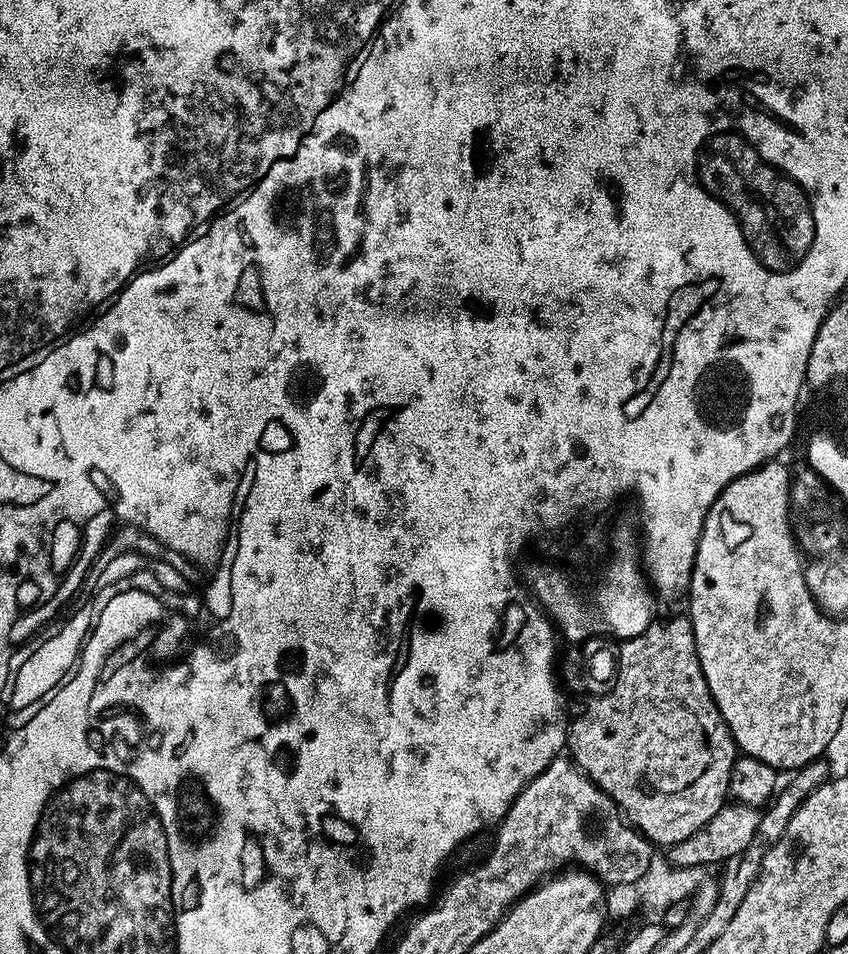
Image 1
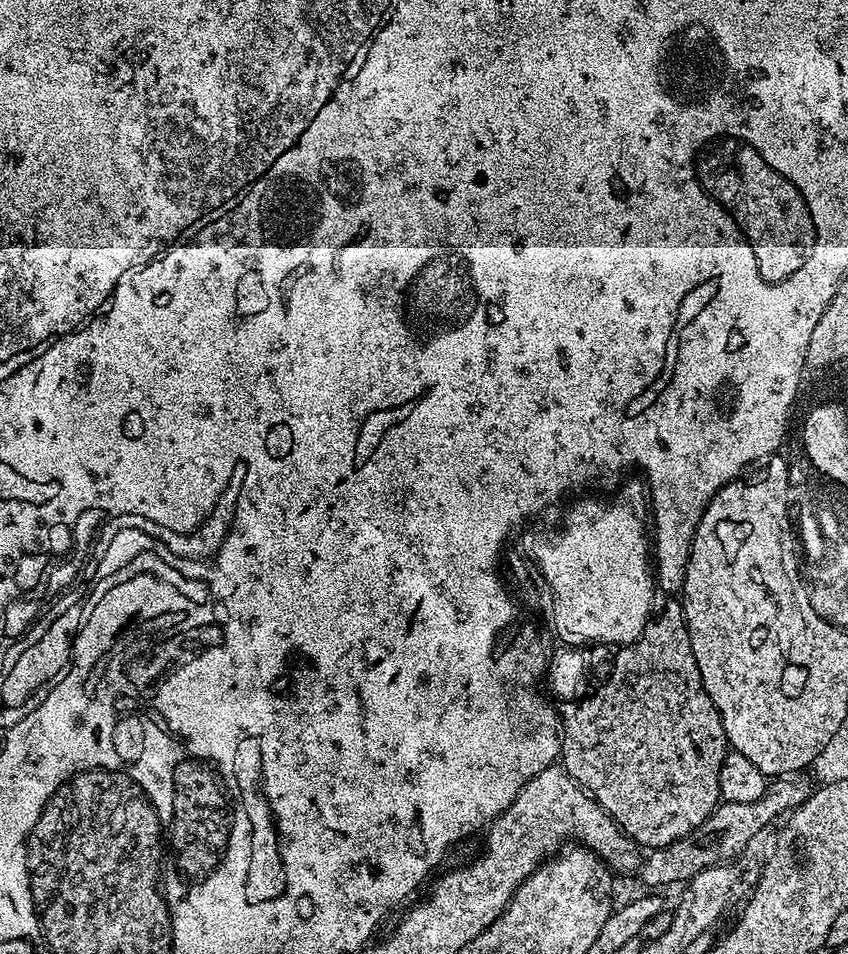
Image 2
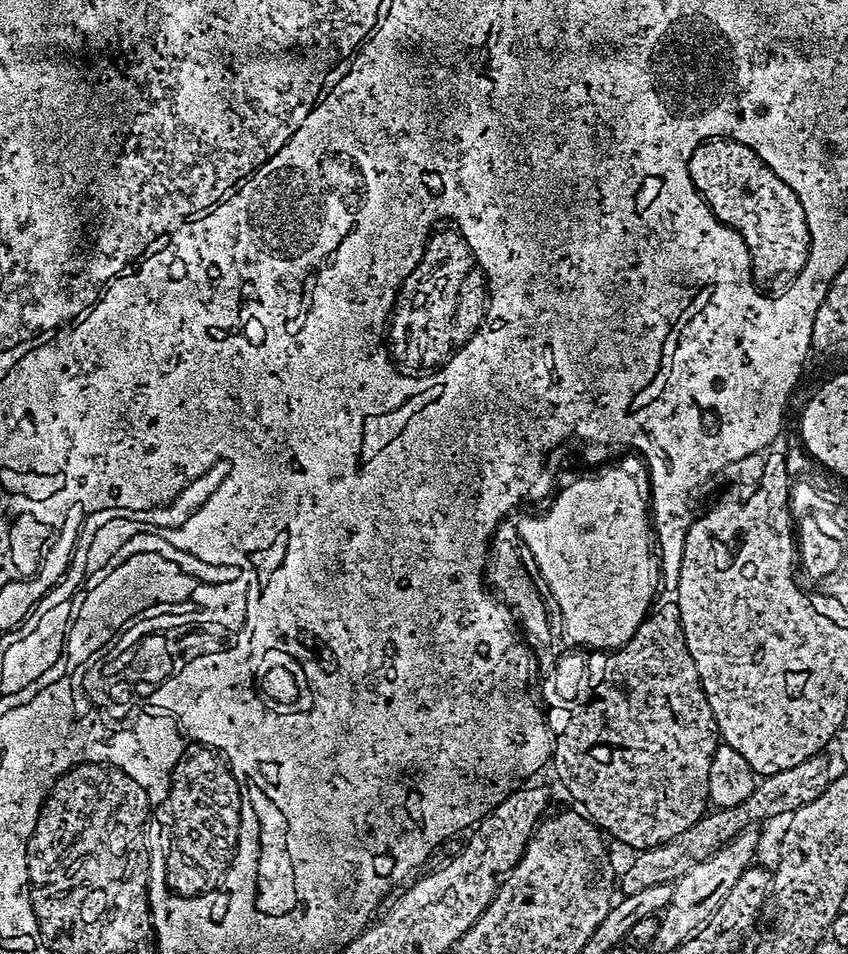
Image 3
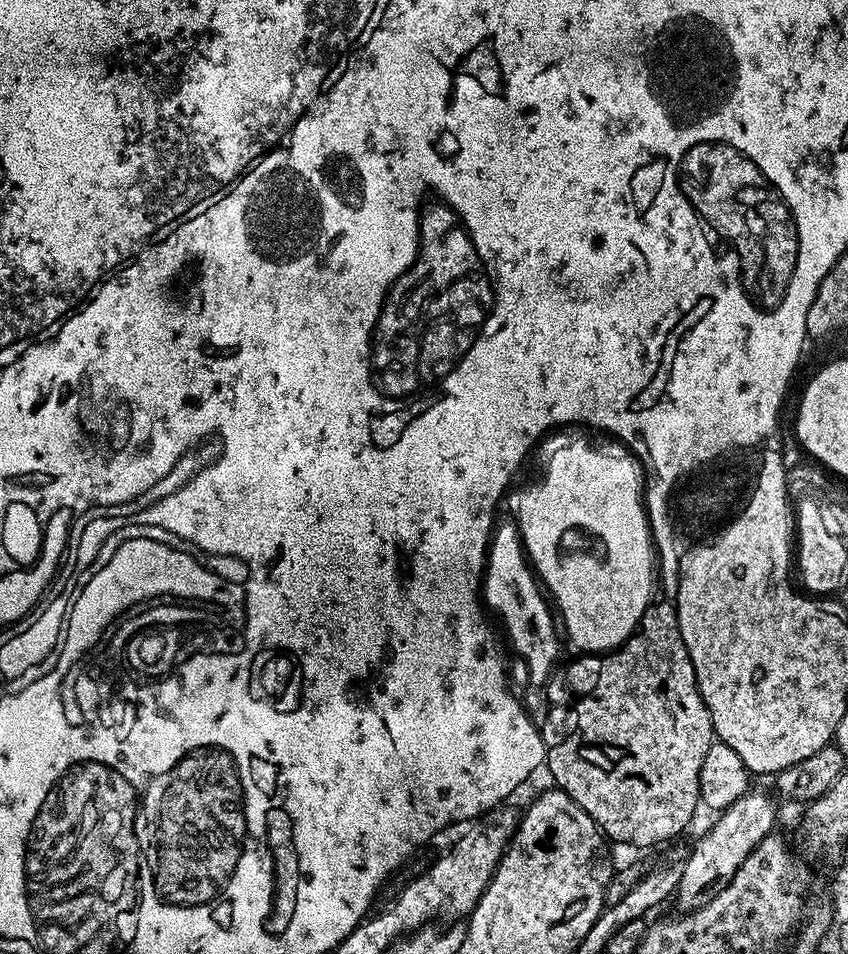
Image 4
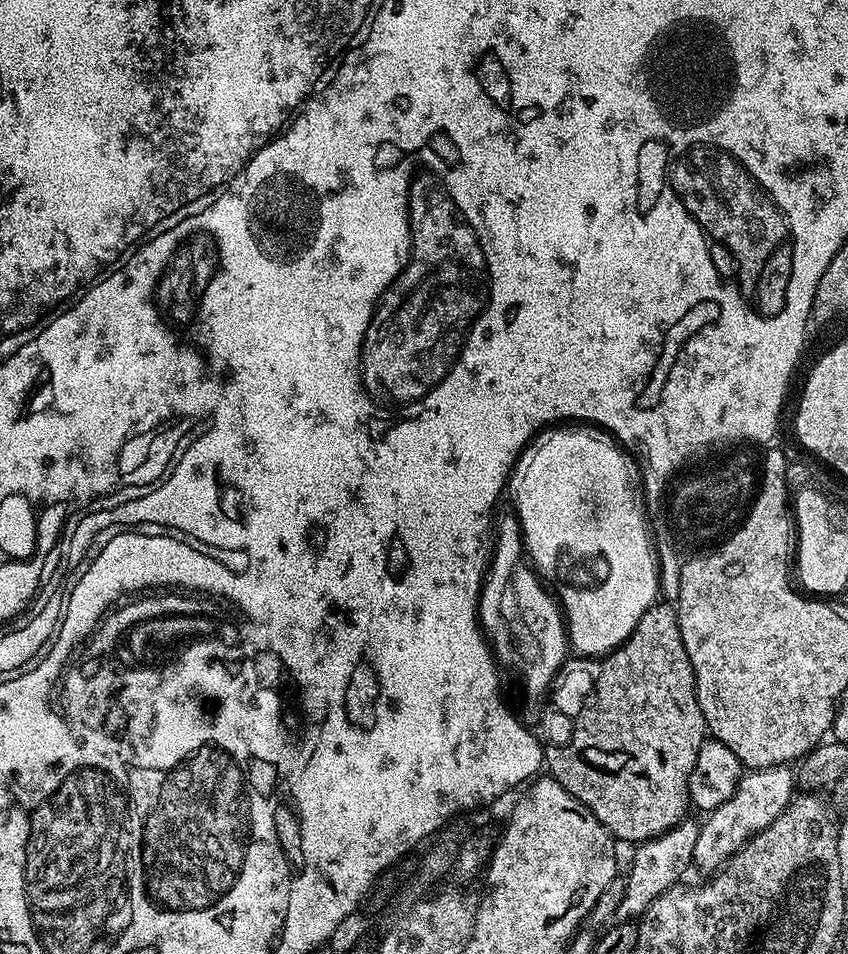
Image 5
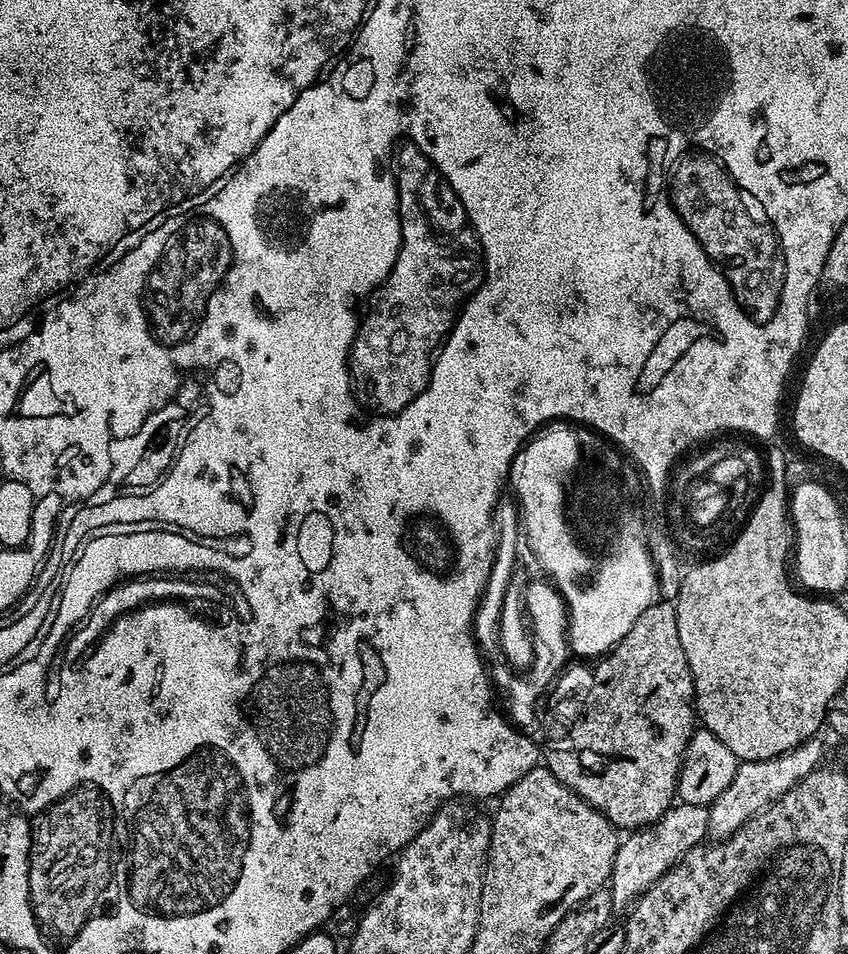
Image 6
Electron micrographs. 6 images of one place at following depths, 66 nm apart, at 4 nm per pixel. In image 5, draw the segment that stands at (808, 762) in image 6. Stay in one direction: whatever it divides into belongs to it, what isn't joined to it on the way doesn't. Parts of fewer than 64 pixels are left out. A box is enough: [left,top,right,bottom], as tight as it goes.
[692,766,797,869]

